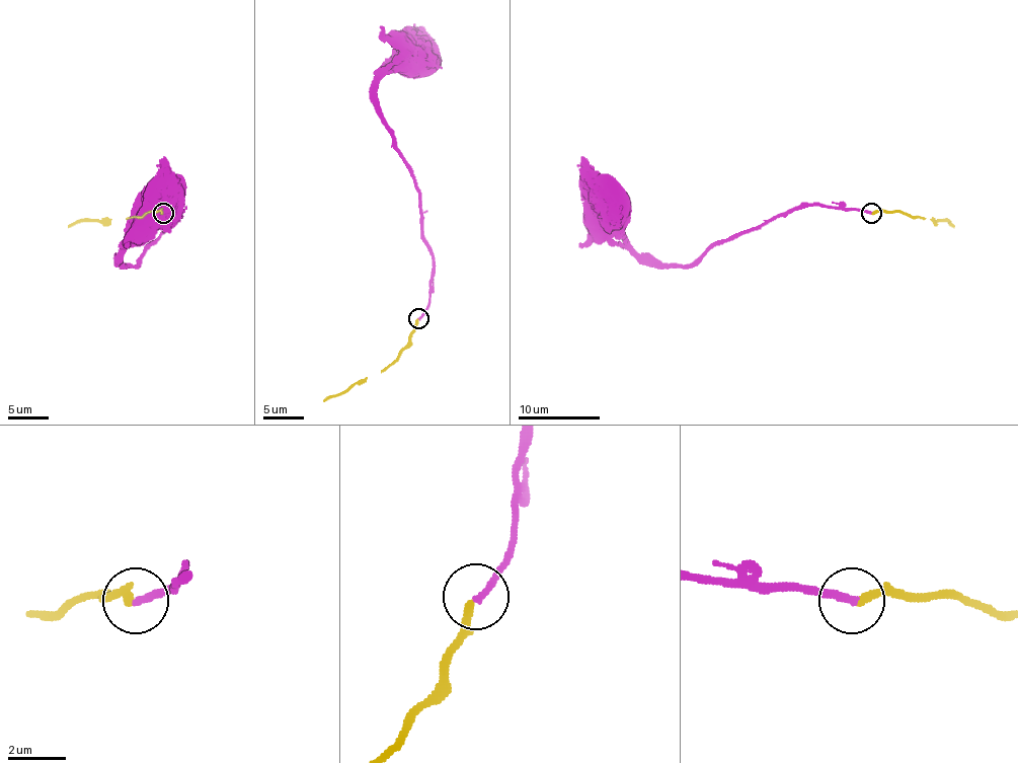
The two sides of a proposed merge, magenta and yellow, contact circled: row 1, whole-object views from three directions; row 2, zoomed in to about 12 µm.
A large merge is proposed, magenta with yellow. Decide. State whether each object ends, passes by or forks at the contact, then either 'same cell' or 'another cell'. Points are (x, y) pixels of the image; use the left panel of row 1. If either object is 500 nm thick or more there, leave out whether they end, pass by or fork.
magenta ends; yellow ends; same cell

